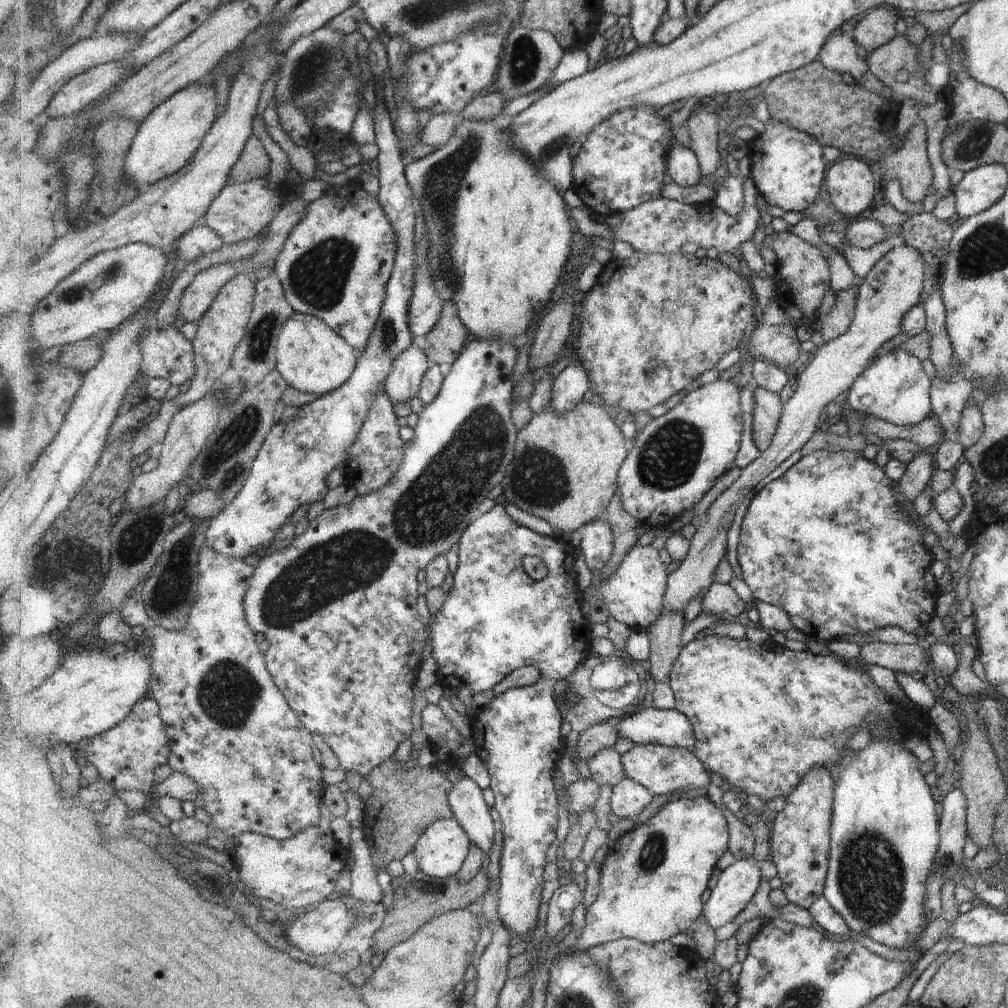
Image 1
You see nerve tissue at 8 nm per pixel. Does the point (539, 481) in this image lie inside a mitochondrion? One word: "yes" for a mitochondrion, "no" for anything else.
yes

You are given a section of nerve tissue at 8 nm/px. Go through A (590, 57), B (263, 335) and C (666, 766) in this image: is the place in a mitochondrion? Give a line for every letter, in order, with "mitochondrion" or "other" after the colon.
A: other
B: mitochondrion
C: mitochondrion

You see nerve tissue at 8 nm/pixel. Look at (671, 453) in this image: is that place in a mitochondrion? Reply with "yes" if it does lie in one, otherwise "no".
yes

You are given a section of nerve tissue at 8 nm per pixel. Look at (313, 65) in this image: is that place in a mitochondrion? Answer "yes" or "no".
yes

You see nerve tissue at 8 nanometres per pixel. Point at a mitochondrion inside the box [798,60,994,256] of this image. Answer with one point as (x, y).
(974, 145)

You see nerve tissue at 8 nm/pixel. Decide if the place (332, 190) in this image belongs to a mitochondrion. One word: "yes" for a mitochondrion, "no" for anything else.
no

